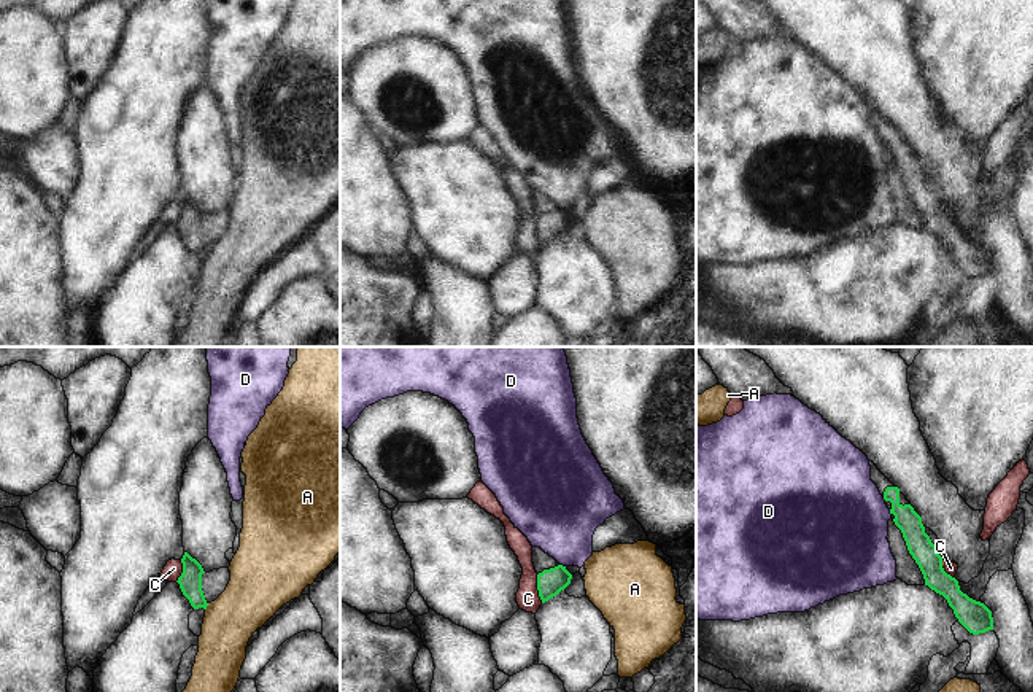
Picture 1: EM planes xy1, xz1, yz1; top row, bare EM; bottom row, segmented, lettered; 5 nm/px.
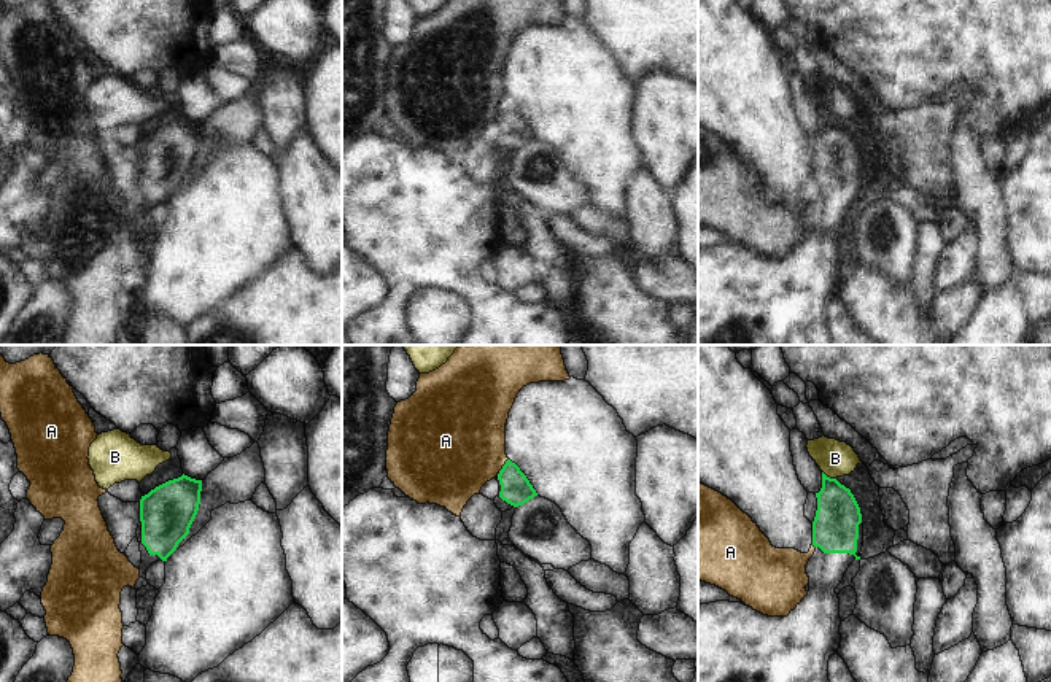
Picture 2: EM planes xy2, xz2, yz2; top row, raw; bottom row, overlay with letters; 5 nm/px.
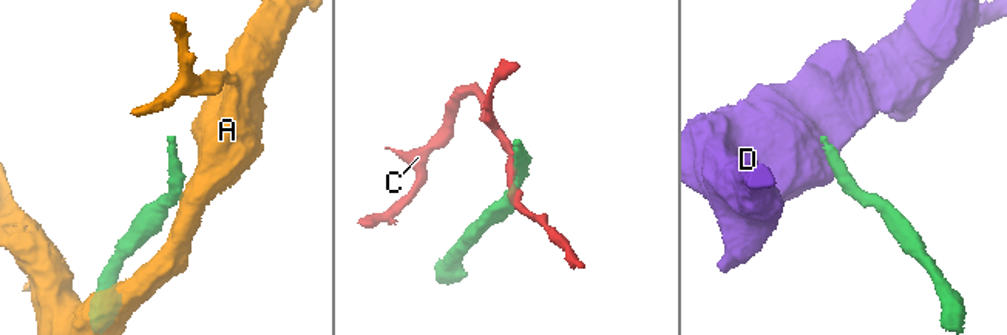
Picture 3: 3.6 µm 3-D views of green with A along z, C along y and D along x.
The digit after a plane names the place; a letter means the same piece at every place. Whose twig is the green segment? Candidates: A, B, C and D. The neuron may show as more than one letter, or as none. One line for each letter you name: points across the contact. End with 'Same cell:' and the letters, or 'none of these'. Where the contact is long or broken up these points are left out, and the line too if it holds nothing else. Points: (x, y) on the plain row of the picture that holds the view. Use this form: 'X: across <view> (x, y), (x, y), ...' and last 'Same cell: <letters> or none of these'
Same cell: none of these

